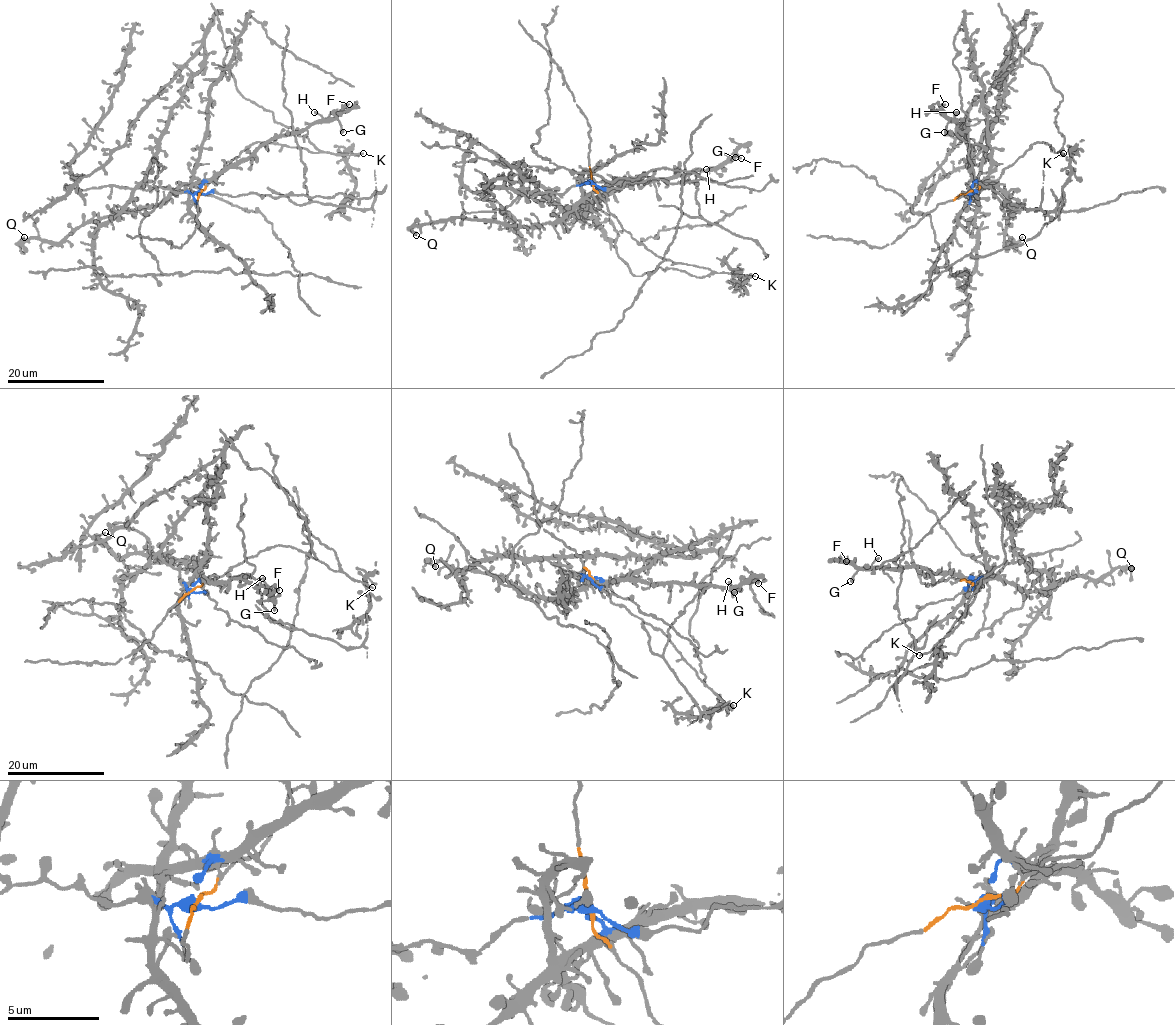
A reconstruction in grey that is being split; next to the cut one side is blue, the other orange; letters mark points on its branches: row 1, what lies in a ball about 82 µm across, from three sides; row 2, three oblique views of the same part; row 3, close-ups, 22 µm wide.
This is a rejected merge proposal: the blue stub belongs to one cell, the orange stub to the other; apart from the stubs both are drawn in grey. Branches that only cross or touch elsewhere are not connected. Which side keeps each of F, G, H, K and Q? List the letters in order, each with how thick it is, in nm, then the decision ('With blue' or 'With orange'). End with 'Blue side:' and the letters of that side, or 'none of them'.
F: Thickness 280 nm. With blue
G: Thickness 360 nm. With blue
H: Thickness 180 nm. With blue
K: Thickness 170 nm. With orange
Q: Thickness 160 nm. With blue
Blue side: F, G, H, Q

